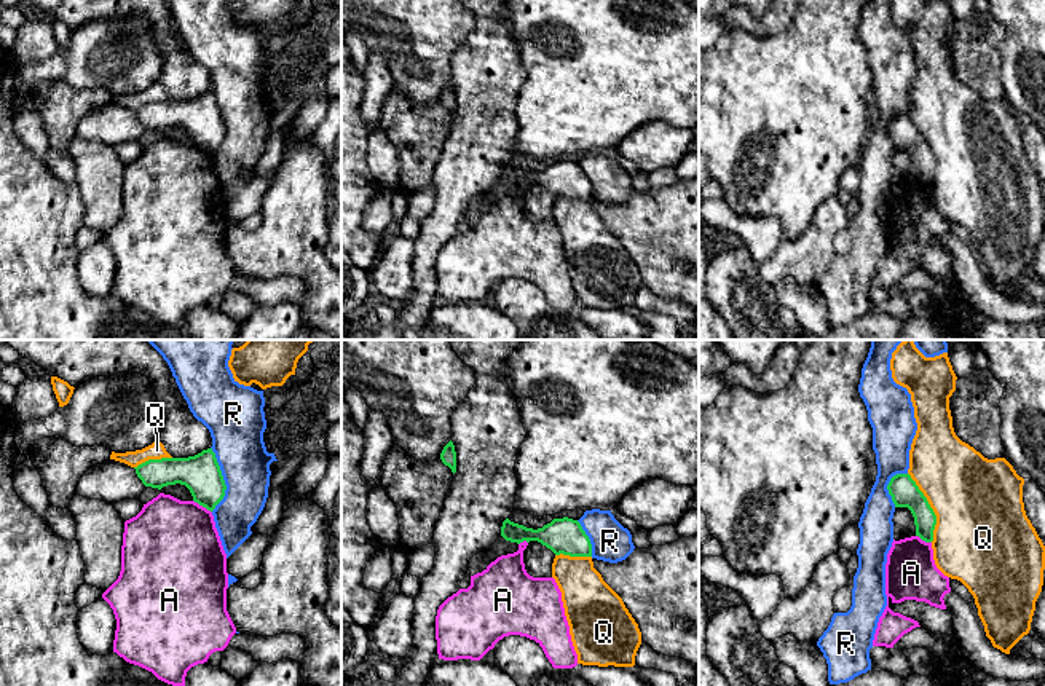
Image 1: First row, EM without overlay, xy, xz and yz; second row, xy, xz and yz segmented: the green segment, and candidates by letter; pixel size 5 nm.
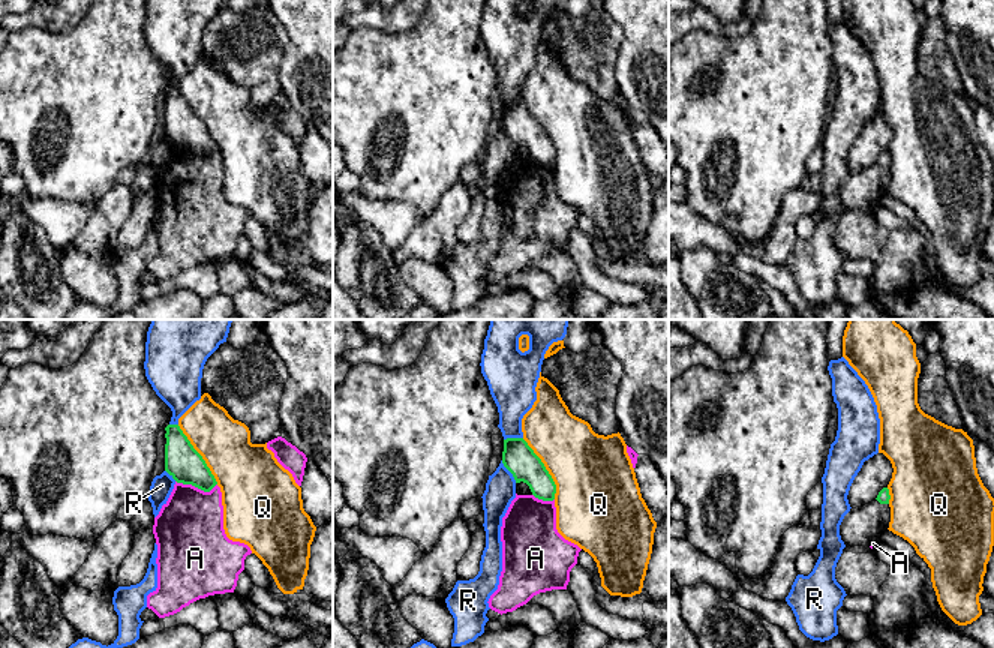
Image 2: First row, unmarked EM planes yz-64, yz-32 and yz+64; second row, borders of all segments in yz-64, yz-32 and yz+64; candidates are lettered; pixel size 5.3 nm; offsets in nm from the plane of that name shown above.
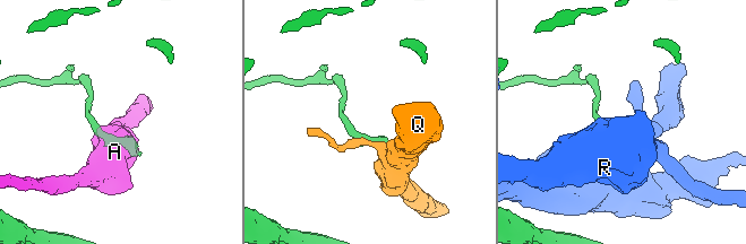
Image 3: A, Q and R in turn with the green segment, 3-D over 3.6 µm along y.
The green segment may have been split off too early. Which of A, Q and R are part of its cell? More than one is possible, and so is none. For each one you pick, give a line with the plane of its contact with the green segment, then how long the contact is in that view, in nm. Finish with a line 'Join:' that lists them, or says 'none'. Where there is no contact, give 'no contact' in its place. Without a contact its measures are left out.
Join: none

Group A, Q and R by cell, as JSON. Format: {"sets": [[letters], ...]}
{"sets": [["A"], ["Q"], ["R"]]}

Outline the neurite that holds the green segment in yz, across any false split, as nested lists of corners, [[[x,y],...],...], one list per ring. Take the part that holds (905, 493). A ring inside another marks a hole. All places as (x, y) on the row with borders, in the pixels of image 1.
[[[893,475],[887,485],[887,490],[895,507],[908,507],[911,511],[916,525],[916,536],[925,542],[932,542],[937,515],[911,475]]]

